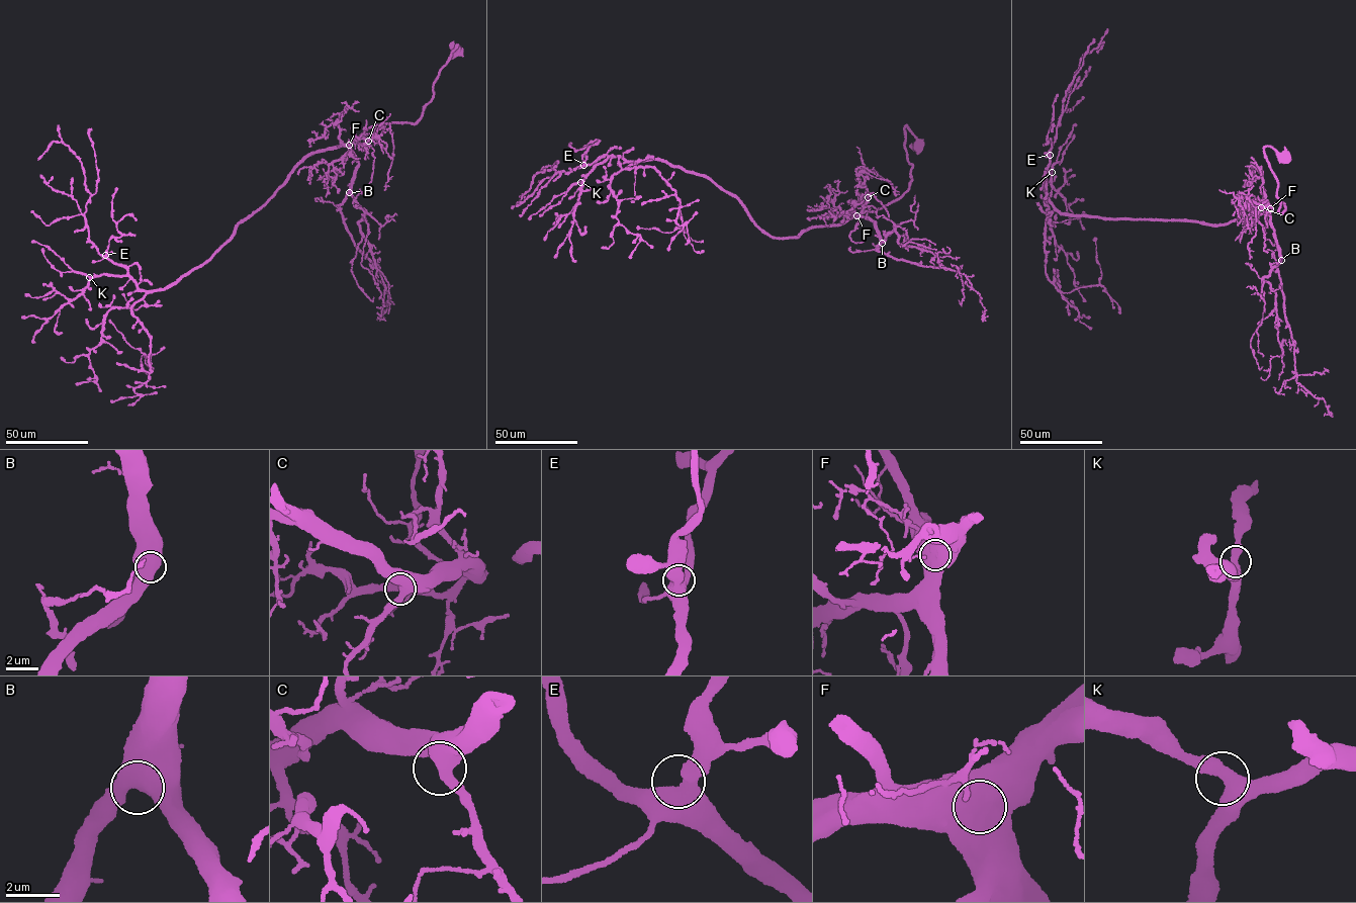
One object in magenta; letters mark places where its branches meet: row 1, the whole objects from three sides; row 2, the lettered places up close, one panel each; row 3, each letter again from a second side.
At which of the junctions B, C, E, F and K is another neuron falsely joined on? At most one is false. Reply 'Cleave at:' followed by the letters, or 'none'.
Cleave at: none

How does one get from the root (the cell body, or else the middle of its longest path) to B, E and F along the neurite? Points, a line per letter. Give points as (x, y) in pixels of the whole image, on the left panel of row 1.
B: (456, 50), (441, 69), (418, 121), (368, 127), (355, 140), (351, 152), (358, 167), (349, 192)
E: (456, 50), (418, 121), (368, 127), (349, 143), (303, 157), (230, 240), (170, 284), (142, 291), (105, 255)
F: (456, 50), (457, 44), (441, 69), (433, 98), (418, 121), (368, 127), (349, 145)

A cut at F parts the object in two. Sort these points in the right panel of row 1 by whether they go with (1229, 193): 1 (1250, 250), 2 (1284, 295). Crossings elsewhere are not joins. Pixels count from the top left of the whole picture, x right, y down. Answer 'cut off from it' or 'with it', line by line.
1: with it
2: cut off from it

